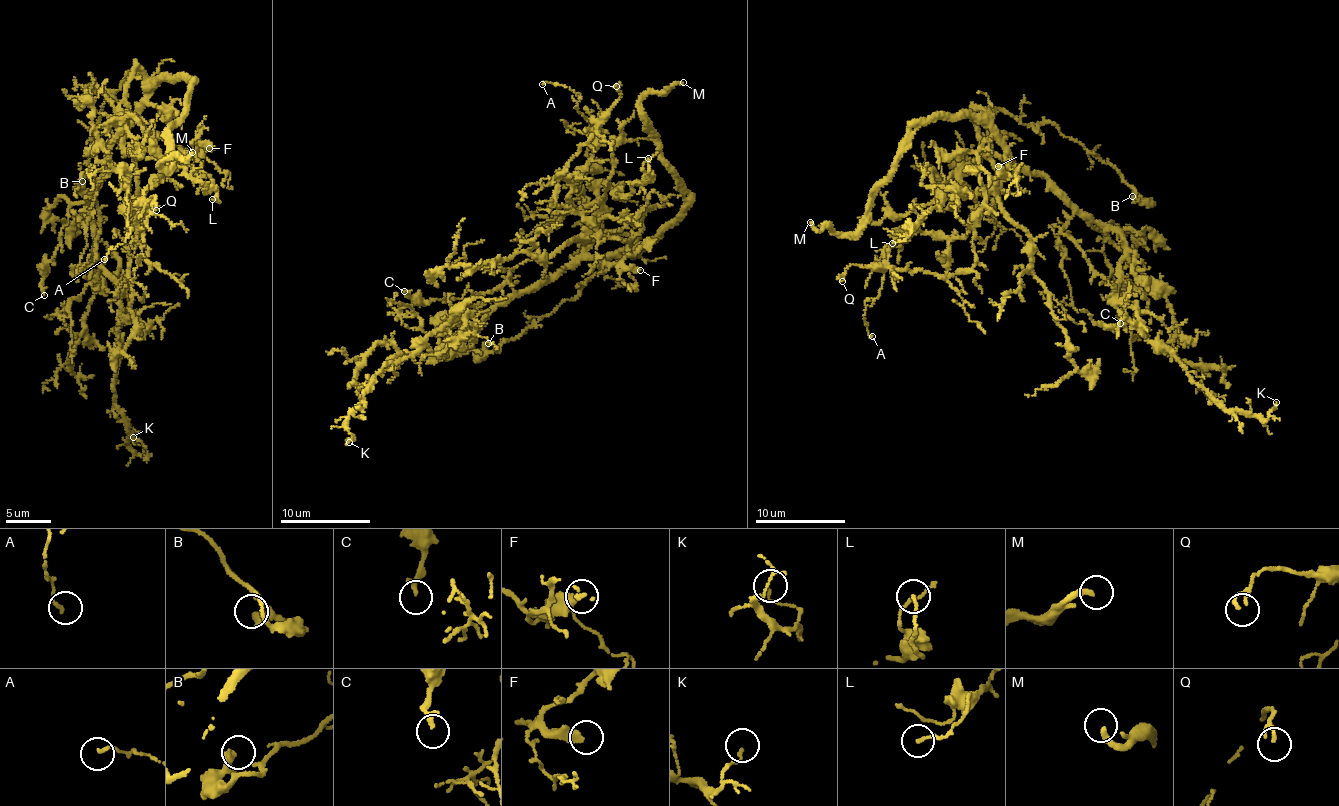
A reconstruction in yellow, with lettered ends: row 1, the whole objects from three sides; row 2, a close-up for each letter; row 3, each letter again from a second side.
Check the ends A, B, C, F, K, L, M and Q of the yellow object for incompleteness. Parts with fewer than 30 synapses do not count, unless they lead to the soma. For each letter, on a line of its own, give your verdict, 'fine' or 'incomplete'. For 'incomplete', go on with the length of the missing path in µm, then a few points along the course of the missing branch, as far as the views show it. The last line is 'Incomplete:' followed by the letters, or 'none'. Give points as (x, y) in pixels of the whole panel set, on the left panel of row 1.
A: fine
B: fine
C: fine
F: fine
K: fine
L: fine
M: incomplete; missing 80 µm
Q: fine
Incomplete: M

